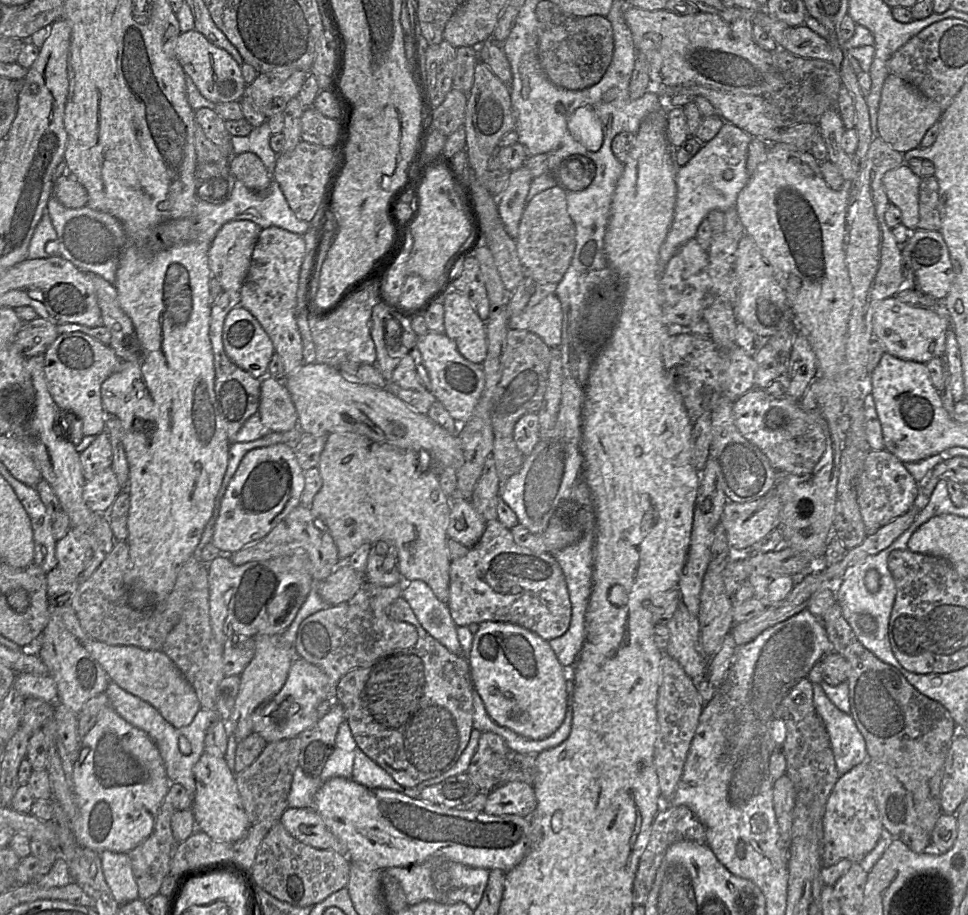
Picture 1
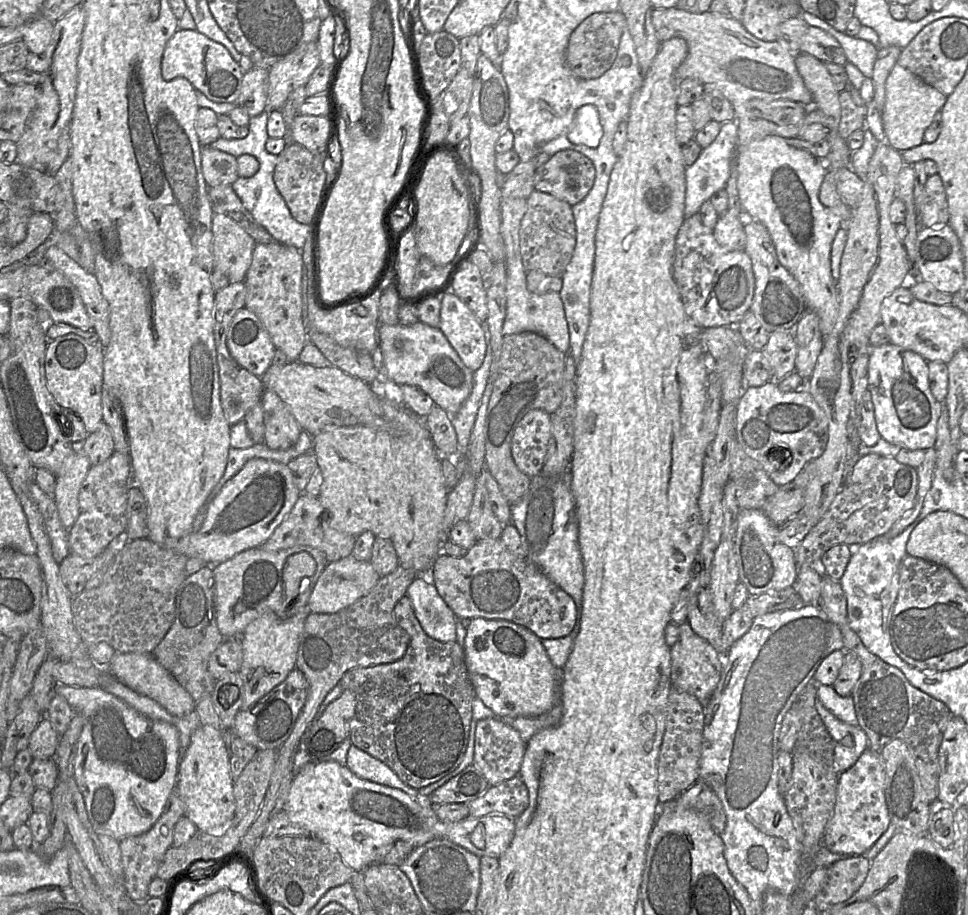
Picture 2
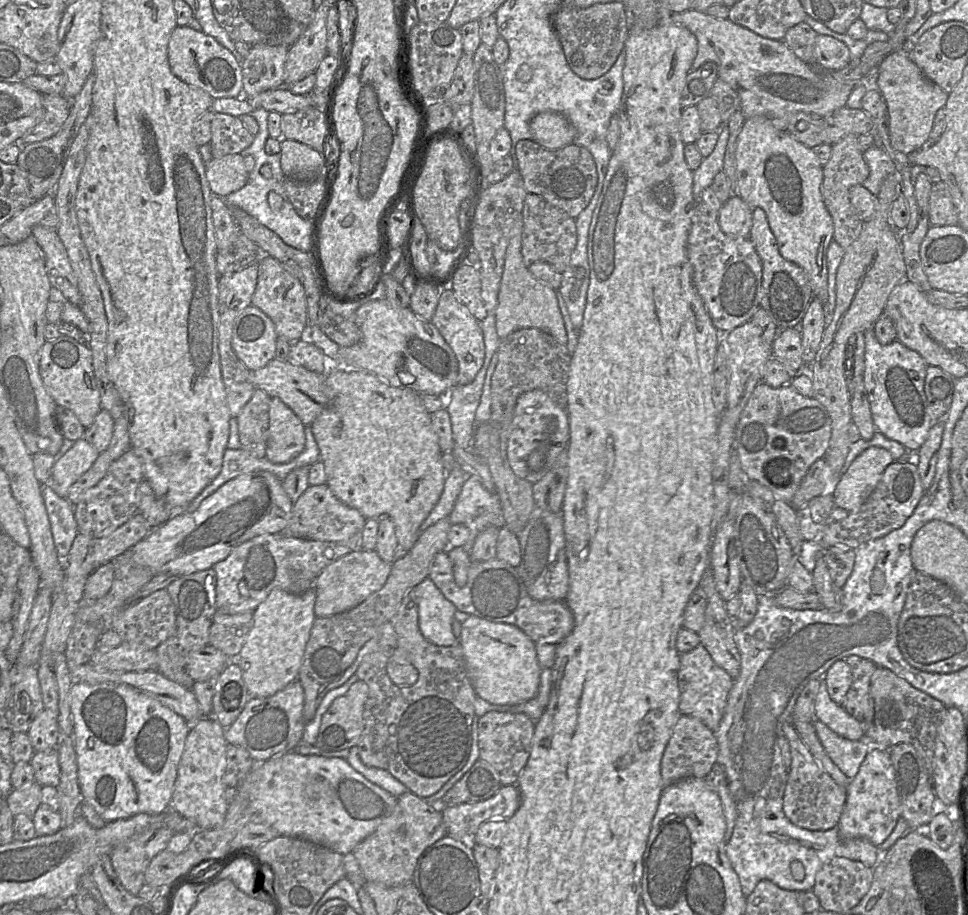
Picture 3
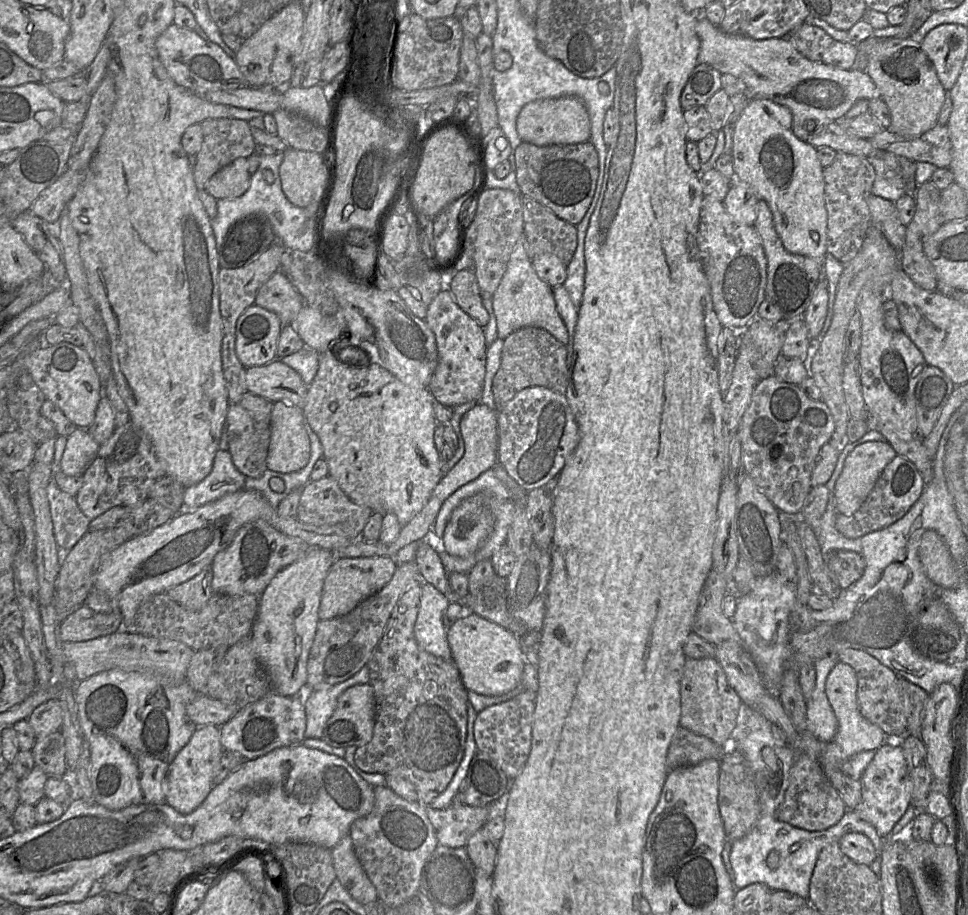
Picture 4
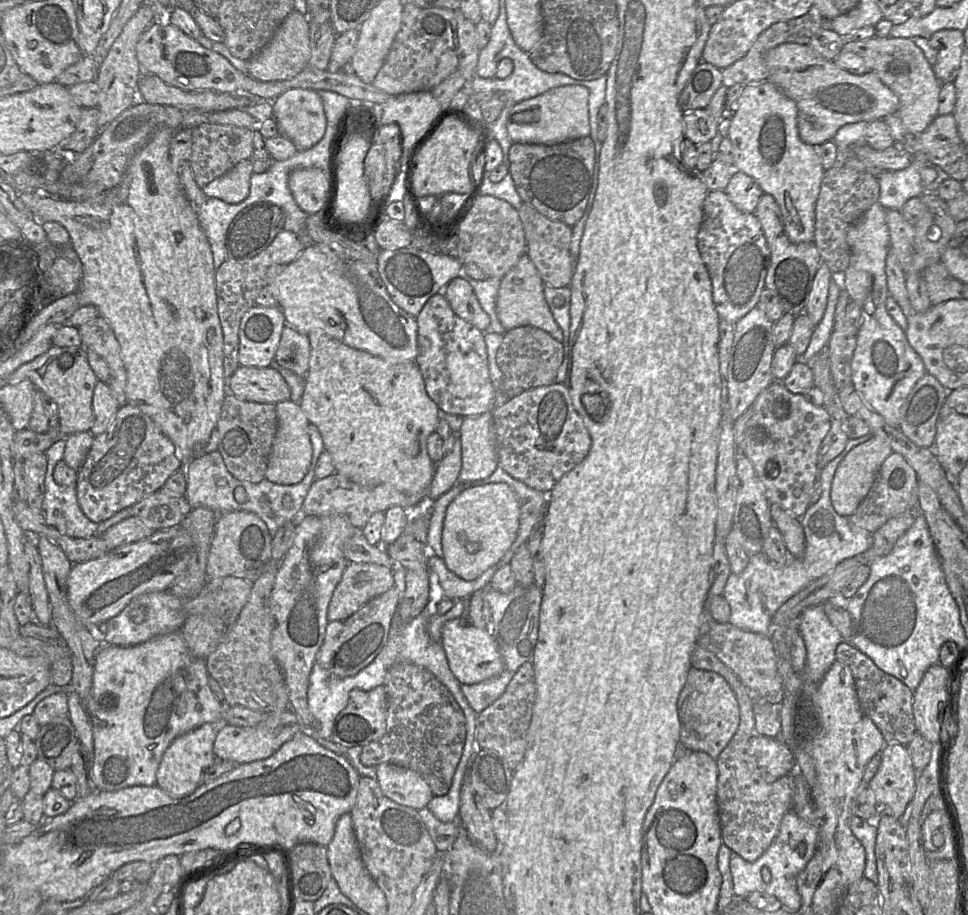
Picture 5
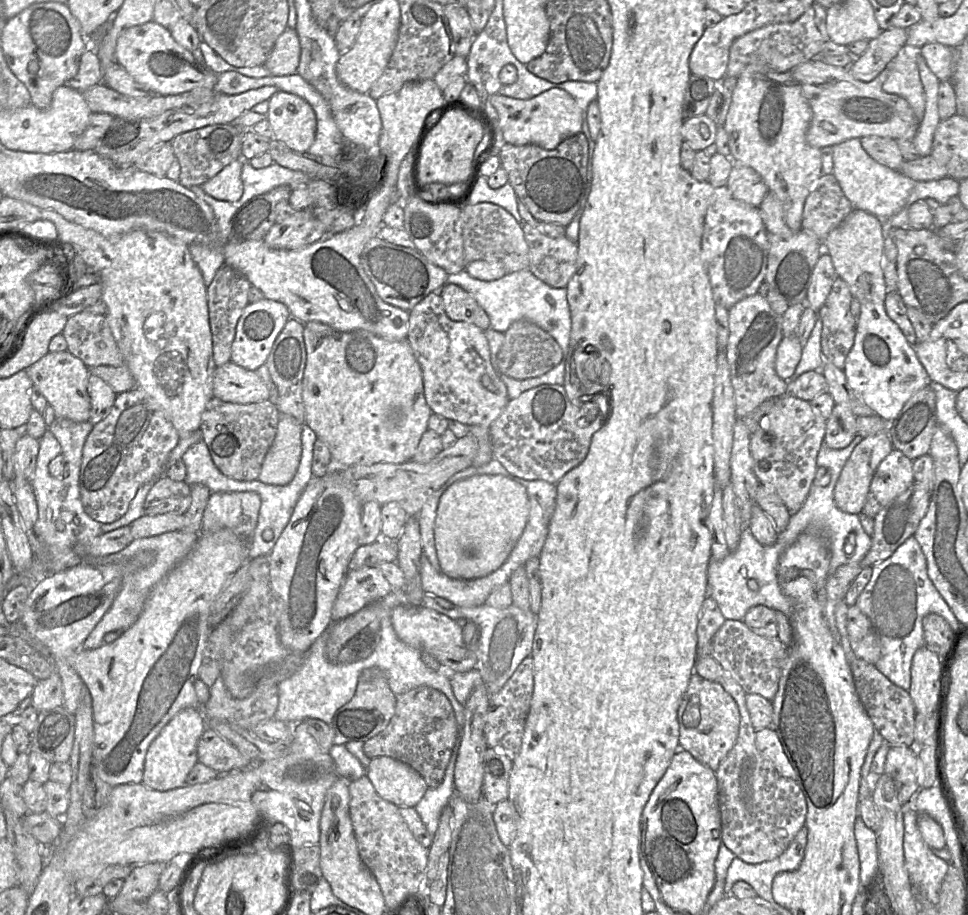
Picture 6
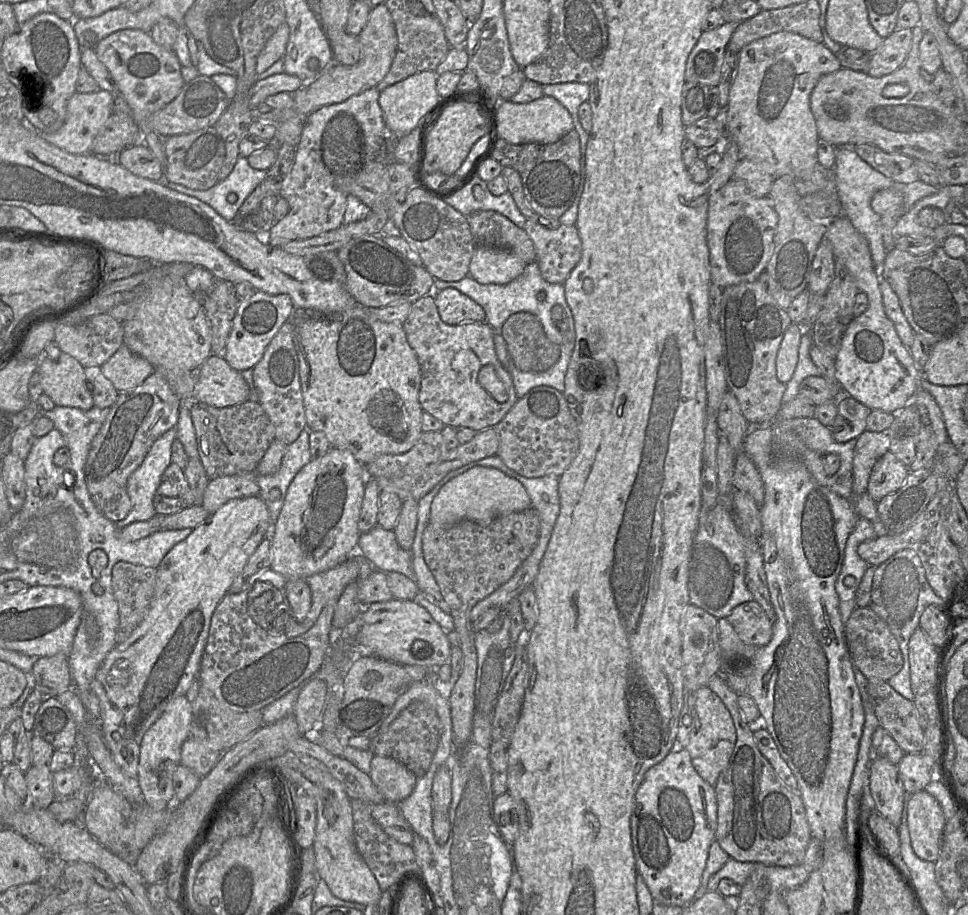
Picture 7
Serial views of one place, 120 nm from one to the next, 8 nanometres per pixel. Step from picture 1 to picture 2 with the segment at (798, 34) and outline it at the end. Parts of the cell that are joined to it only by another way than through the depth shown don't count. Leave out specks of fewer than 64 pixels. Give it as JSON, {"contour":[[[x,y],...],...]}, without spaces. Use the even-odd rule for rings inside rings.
{"contour":[[[809,26],[801,38],[800,53],[810,54],[822,62],[844,65],[847,62],[840,43],[824,30]]]}

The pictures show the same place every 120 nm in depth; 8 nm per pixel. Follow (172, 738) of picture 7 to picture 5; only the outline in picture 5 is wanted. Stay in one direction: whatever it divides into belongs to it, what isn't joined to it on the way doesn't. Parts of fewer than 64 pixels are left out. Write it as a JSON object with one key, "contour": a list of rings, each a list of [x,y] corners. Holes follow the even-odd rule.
{"contour":[[[205,723],[178,736],[165,751],[156,774],[156,786],[174,798],[182,798],[193,793],[202,784],[202,773],[215,759],[213,751],[218,728]]]}

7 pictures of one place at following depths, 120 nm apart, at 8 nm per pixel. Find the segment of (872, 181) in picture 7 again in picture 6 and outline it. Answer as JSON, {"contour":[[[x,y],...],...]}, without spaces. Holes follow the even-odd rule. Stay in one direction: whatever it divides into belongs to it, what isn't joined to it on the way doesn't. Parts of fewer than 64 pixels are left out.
{"contour":[[[851,138],[832,146],[833,172],[839,185],[852,203],[854,209],[860,209],[875,215],[882,222],[897,214],[906,204],[917,182],[900,171],[879,164],[864,150],[859,138]]]}

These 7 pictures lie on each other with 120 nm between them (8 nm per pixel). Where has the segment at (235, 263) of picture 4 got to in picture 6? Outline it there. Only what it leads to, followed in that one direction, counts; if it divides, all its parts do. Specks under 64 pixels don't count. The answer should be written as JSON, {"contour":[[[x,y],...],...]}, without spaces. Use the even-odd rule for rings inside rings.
{"contour":[[[280,185],[244,203],[231,219],[229,242],[263,240],[275,224],[277,203],[288,201],[291,191],[290,186]]]}

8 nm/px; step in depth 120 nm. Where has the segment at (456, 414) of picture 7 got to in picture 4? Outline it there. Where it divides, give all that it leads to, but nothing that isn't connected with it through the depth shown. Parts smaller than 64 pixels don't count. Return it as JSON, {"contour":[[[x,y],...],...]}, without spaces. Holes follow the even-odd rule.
{"contour":[[[442,289],[431,301],[424,321],[435,336],[438,352],[438,364],[428,384],[434,401],[450,408],[479,401],[486,372],[483,328],[458,306],[448,289]]]}

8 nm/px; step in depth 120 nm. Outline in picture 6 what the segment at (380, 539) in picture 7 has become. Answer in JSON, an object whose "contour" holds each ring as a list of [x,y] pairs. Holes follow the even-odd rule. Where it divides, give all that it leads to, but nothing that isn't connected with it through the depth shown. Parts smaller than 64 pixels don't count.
{"contour":[[[422,552],[420,557],[420,576],[422,589],[426,594],[435,594],[456,607],[477,607],[485,604],[485,596],[495,584],[492,574],[472,579],[452,579],[436,570]]]}

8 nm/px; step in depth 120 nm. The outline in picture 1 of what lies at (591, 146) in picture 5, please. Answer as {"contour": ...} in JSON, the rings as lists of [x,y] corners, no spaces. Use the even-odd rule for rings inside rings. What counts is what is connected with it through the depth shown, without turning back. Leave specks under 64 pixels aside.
{"contour":[[[573,154],[565,158],[554,177],[558,185],[569,191],[582,191],[586,189],[596,174],[595,163],[581,154]]]}

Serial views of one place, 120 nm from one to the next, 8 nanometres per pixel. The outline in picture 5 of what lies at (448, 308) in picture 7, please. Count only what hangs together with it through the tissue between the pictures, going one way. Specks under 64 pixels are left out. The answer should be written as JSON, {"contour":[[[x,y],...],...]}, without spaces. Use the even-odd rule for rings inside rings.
{"contour":[[[456,277],[439,292],[448,301],[453,312],[481,332],[489,330],[490,318],[481,308],[474,290],[464,277]]]}

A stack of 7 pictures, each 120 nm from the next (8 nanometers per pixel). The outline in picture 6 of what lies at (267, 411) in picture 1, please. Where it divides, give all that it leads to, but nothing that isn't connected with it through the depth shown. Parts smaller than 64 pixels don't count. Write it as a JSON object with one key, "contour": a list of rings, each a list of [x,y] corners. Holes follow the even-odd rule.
{"contour":[[[279,414],[278,428],[259,473],[259,481],[286,485],[294,478],[302,453],[302,427],[294,417]]]}

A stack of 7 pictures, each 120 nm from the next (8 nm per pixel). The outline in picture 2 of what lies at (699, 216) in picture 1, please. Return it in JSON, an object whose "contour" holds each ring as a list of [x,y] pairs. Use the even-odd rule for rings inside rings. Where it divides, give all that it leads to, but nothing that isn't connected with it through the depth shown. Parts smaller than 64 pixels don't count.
{"contour":[[[736,121],[721,124],[720,131],[715,140],[706,148],[702,148],[697,160],[685,169],[685,218],[699,212],[702,204],[718,191],[725,189],[730,177],[732,165],[737,153],[738,127]]]}

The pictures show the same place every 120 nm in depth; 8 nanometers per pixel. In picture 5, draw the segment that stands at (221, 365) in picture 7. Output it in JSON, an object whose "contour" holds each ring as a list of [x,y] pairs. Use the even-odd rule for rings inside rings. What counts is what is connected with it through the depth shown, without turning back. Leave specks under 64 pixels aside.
{"contour":[[[239,366],[227,385],[228,393],[242,401],[277,404],[291,399],[290,388],[273,366]]]}

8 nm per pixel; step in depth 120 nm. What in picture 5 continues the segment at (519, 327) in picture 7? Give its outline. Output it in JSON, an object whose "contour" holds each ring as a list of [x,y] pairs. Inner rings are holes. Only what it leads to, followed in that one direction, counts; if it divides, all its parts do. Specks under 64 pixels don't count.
{"contour":[[[520,326],[506,331],[496,354],[497,366],[503,379],[503,391],[509,397],[515,397],[524,391],[554,384],[563,357],[562,343],[539,328]]]}

